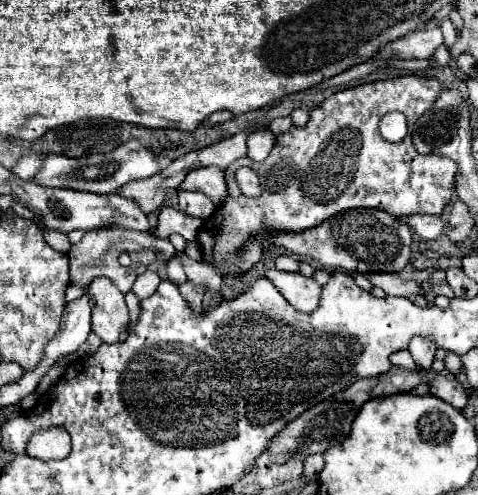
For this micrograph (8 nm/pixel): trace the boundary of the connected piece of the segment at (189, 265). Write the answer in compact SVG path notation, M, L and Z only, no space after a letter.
M182 253L177 255L181 259L181 265L185 271L185 275L189 281L193 283L201 283L207 289L219 293L221 291L221 281L223 275L219 275L219 271L215 271L215 267L211 267L211 263L203 263L203 261L195 261Z

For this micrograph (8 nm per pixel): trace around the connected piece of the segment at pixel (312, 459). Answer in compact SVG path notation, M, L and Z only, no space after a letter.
M318 453L307 457L304 461L304 474L307 477L315 477L324 467L323 454Z

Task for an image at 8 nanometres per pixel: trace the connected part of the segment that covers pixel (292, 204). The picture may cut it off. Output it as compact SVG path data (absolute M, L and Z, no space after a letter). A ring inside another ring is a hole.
M397 77L397 79L385 79L375 81L351 89L337 91L335 95L327 97L319 107L315 107L309 115L309 121L305 127L295 127L287 133L281 133L275 141L275 147L271 155L263 163L253 163L249 157L241 157L235 163L231 163L225 169L225 179L229 187L229 199L219 207L211 219L207 219L199 231L199 245L203 249L203 259L211 261L221 267L235 267L241 257L241 249L251 237L259 237L263 241L263 247L267 249L271 243L267 239L267 229L281 229L281 231L305 231L319 223L323 223L327 217L341 213L345 209L381 209L389 211L389 215L405 217L413 213L427 213L427 215L441 215L445 205L449 203L453 195L453 173L455 169L449 165L451 161L437 155L419 155L413 147L411 133L401 143L389 143L379 133L379 119L389 111L401 111L407 117L409 129L413 123L429 111L435 104L441 85L433 77ZM239 167L249 167L259 175L261 181L261 197L247 199L241 195L239 185L235 181L235 171Z

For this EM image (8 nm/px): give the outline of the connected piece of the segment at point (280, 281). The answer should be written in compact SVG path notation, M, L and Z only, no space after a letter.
M265 269L265 277L279 287L279 293L299 311L309 313L315 311L321 297L321 287L311 277L303 277L299 273L279 271L279 269Z

